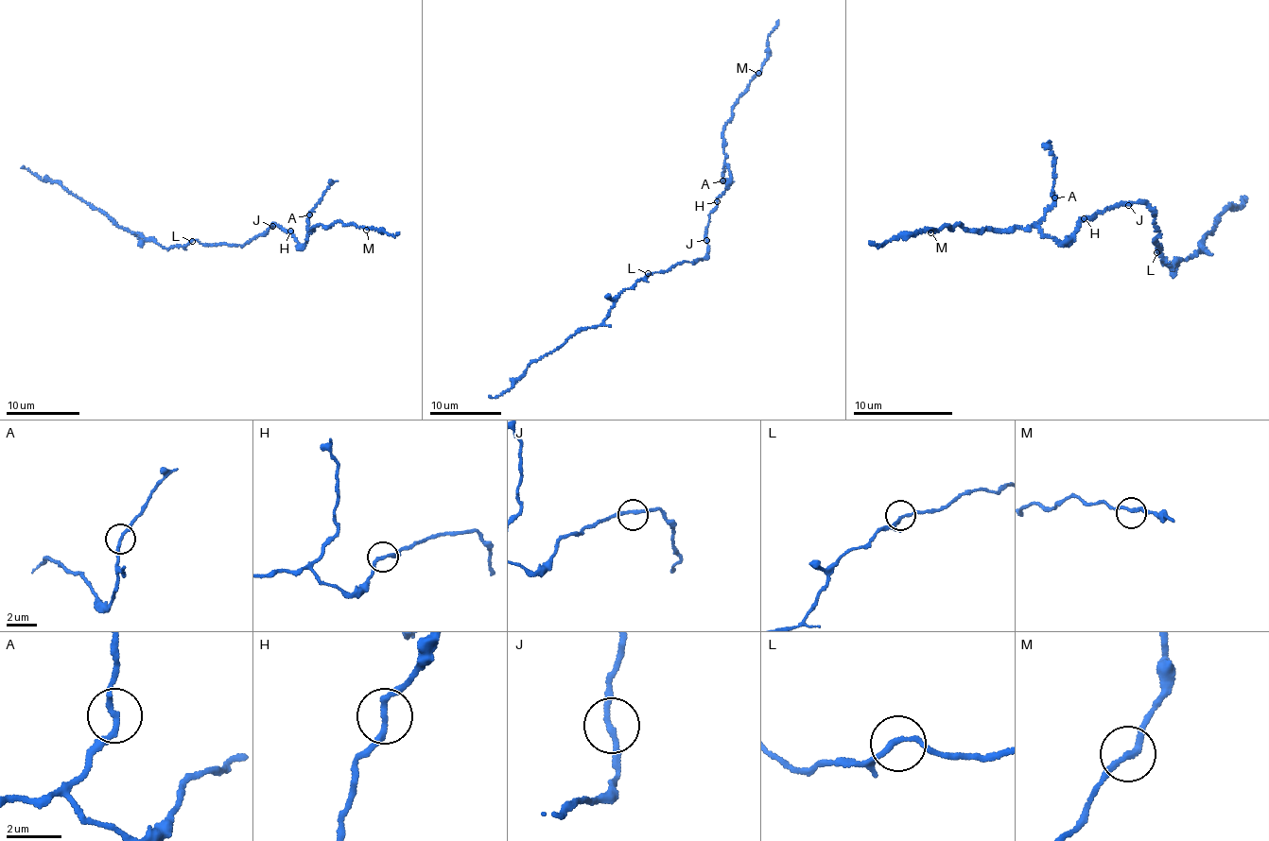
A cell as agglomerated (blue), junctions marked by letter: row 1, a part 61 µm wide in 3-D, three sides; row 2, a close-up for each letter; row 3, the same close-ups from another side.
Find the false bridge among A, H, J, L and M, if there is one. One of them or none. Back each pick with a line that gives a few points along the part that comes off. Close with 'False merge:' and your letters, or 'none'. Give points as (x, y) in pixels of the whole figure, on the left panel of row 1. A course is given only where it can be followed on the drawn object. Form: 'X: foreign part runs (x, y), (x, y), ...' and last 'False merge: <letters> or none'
False merge: none

